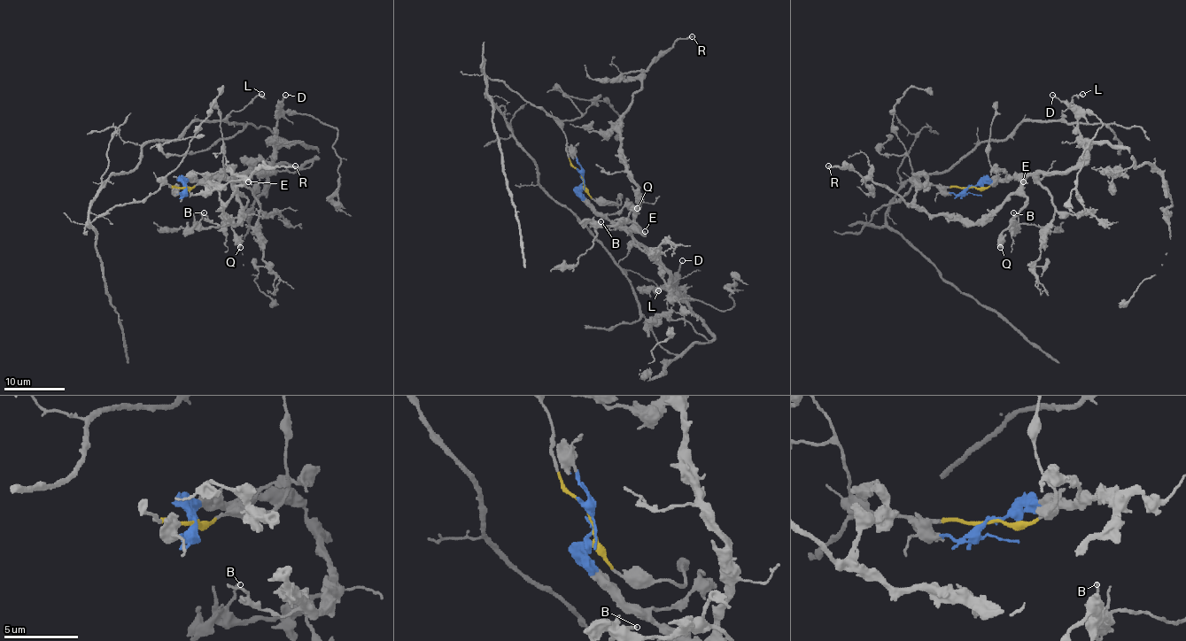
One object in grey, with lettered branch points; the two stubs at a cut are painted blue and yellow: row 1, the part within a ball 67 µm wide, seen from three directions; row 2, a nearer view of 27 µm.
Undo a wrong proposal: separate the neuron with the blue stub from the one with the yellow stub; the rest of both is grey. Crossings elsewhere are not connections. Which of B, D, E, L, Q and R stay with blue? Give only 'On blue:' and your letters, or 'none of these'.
On blue: B, D, E, Q, R

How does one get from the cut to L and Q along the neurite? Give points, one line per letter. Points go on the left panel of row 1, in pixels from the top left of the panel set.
L: (186, 187), (164, 183), (89, 223), (96, 191), (147, 142), (262, 95)
Q: (186, 187), (185, 183), (194, 181), (224, 179), (247, 198), (247, 204), (232, 225), (235, 241), (241, 247)

